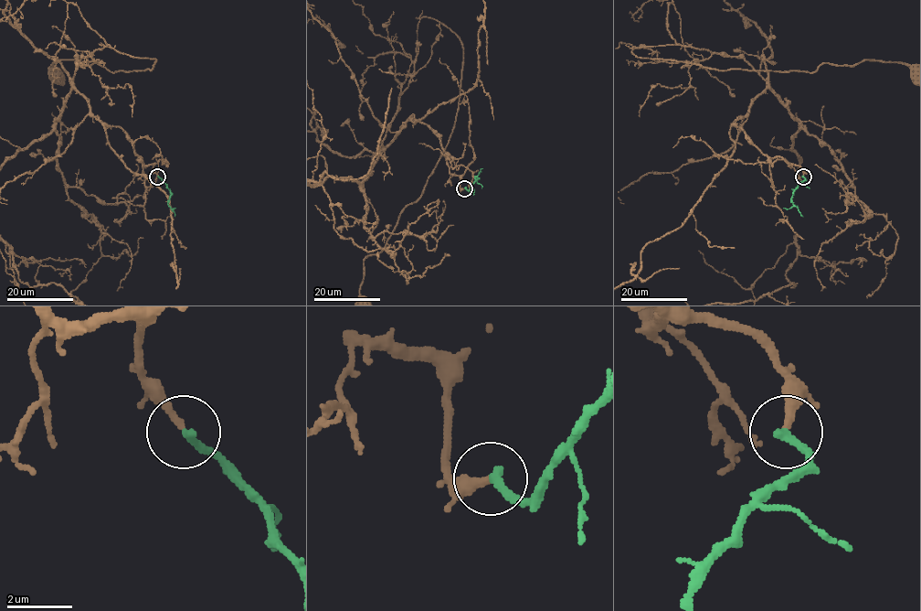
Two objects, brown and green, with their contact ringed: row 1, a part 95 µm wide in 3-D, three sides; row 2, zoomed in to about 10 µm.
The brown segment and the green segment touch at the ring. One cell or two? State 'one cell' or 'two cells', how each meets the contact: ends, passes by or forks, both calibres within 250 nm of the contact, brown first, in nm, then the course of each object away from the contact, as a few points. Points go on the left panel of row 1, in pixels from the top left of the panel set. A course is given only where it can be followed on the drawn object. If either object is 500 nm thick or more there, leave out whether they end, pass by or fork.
one cell | brown ends | green ends | 240/280 nm | brown via (157, 176), (121, 128), (90, 112), (72, 78), (107, 45), (155, 59), (111, 72), (58, 59), (56, 78) | green via (157, 176), (170, 190), (168, 206), (174, 216)

